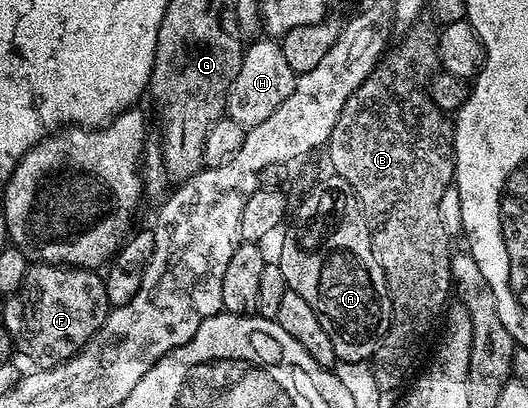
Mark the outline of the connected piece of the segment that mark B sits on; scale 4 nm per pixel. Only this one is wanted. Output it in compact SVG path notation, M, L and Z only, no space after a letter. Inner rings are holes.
M426 19L419 20L412 28L405 30L399 36L402 38L398 42L395 40L387 48L386 52L382 54L382 58L378 61L376 68L364 79L364 83L360 83L360 87L356 87L356 91L352 91L348 103L344 103L344 111L340 111L340 119L336 119L336 127L332 127L332 135L328 142L330 165L334 168L331 170L337 176L343 177L352 187L355 195L357 195L358 206L362 208L362 218L366 221L366 226L370 232L370 246L376 255L376 263L381 267L386 276L386 290L390 296L390 327L382 337L382 340L372 350L372 368L376 375L376 383L384 391L396 388L405 379L406 372L409 371L410 364L414 361L414 348L417 347L418 340L429 331L430 324L434 321L434 316L438 312L440 312L439 314L443 312L444 306L447 304L446 296L451 296L452 293L452 282L450 280L452 248L450 249L450 237L446 234L445 227L442 226L441 201L445 199L446 188L448 190L451 188L454 179L454 126L451 118L443 113L440 107L436 107L436 103L432 103L432 99L430 98L430 78L439 72L440 69L440 62L438 60L439 30L429 20L427 21Z

